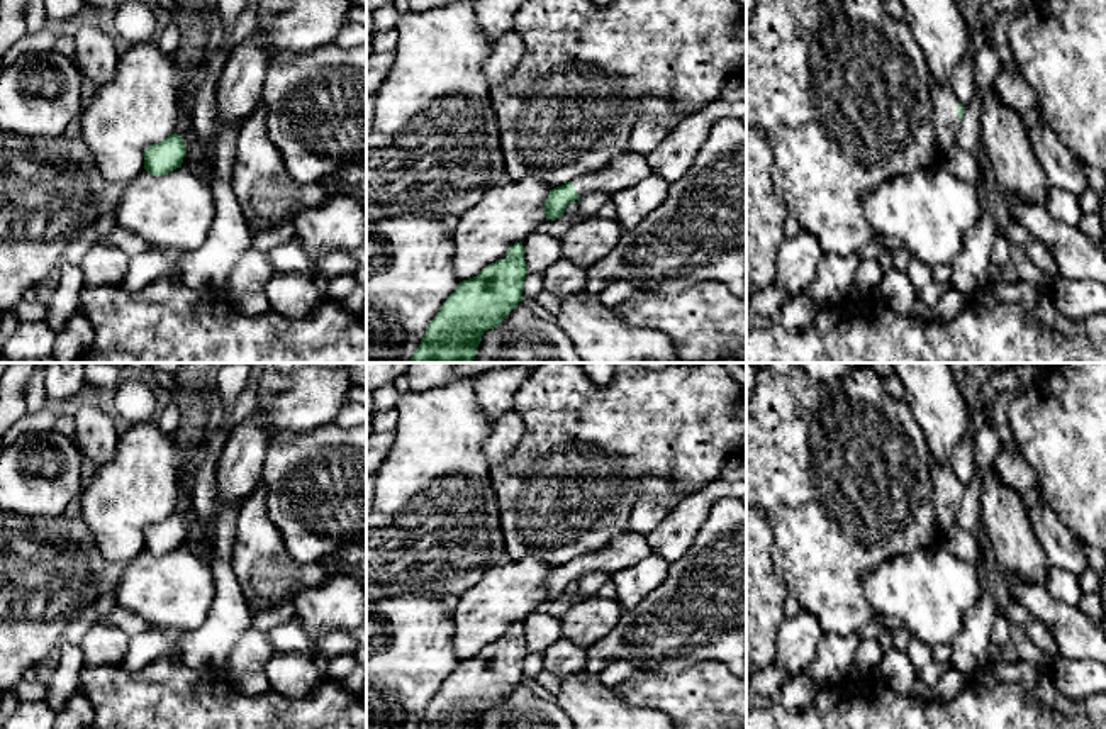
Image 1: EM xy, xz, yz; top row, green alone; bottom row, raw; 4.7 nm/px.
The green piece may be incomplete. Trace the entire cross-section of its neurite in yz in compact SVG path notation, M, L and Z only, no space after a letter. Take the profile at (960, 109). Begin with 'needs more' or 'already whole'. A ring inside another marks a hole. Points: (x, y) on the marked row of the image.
needs more; M935 80L930 85L930 98L936 144L940 154L945 154L955 144L965 107L958 102L950 86L940 85Z

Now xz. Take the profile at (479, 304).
already whole; M522 241L504 259L458 283L407 363L473 363L485 331L522 302L528 275Z

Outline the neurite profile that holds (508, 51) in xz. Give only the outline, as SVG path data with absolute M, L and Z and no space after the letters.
M512 29L494 41L492 53L482 66L482 75L490 86L507 81L524 56L524 41Z

